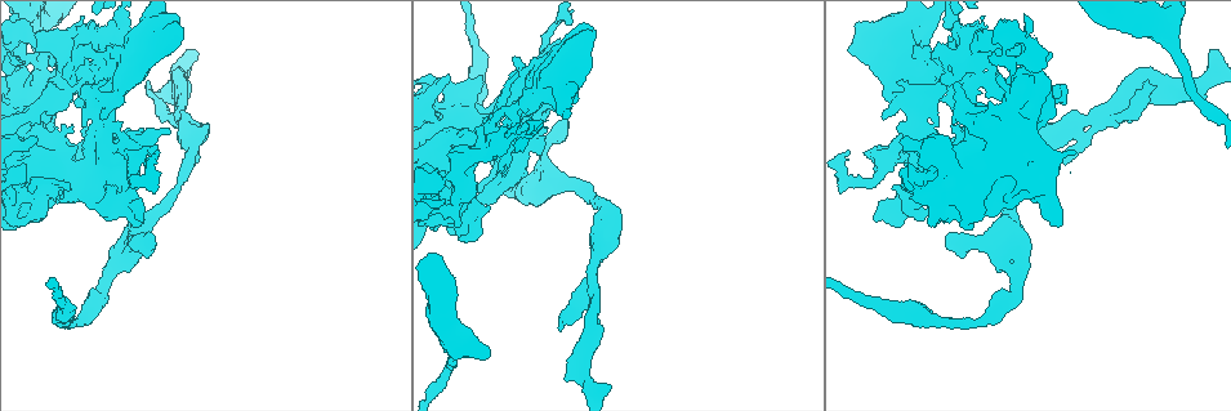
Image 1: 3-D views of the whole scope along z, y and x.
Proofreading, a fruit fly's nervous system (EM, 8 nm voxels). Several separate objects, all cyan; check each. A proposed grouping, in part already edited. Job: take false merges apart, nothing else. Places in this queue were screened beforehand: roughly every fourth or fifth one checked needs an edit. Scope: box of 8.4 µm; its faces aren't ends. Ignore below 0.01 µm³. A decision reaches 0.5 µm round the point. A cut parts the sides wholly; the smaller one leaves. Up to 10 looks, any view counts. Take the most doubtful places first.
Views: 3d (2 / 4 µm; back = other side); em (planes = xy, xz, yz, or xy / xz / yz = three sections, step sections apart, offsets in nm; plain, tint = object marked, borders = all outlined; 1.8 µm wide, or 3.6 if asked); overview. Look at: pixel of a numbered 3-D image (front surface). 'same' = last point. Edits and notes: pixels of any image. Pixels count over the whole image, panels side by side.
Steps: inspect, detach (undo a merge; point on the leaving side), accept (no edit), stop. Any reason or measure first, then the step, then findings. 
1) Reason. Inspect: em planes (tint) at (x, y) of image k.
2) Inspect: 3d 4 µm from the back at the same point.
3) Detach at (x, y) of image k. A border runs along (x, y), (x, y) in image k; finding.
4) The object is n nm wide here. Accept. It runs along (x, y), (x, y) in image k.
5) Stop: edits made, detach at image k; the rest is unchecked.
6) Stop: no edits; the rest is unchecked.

Arms run side by side. Inspect: em 3.6 µm planes (tint) at (1036, 84) of image 1.

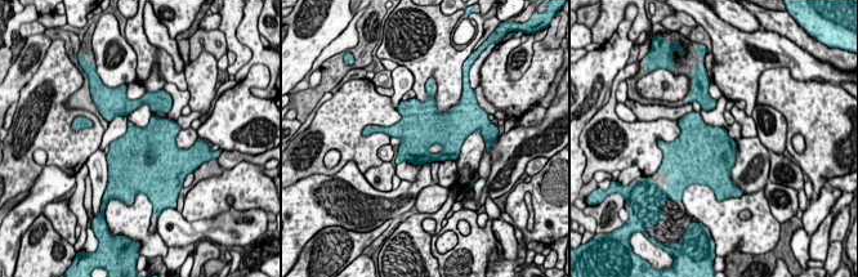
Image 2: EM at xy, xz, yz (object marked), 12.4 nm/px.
The object is 650 nm wide here. Accept. One neuron here.

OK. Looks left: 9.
Narrows sharply. Inspect: 3d 4 µm at (1022, 272) of image 1.

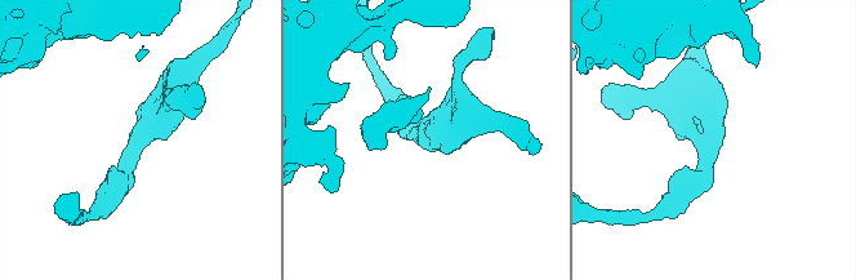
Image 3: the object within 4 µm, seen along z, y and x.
Inspect: em planes (tint) at (715, 143) of image 3.

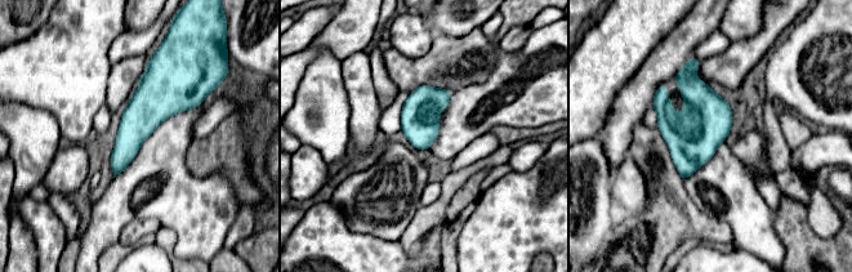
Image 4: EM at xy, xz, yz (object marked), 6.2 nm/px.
Accept. All the same neuron.

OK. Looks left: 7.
Abrupt turn. Inspect: em 3.6 µm planes (tint) at (36, 171) of image 1.

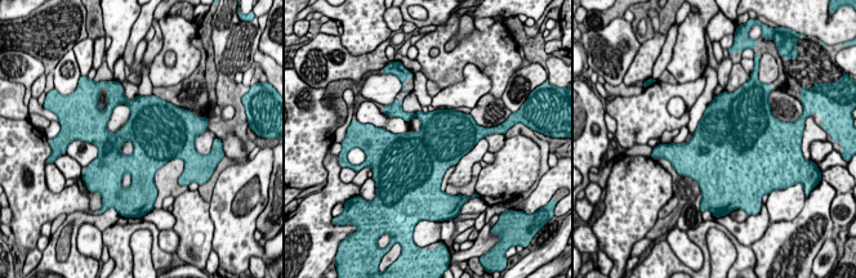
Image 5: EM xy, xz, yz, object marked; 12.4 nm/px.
The object is 600 nm wide here. Accept. All the same neuron.

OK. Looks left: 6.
Inspect: em planes (tint) at (554, 23) of image 1.

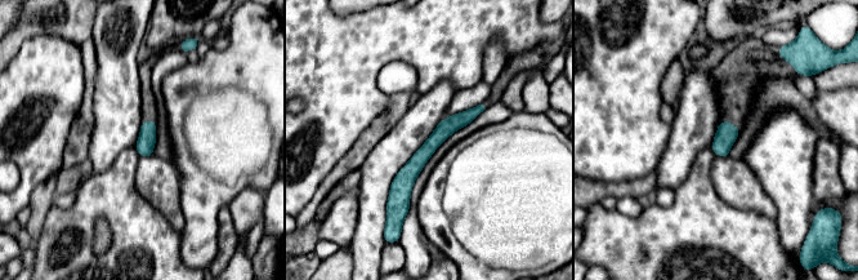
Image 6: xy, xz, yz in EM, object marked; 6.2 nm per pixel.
Accept. It runs along (479, 109), (421, 155), (402, 213) in image 6; one neuron here.

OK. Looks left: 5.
Stop: no edits; the rest is unchecked.

